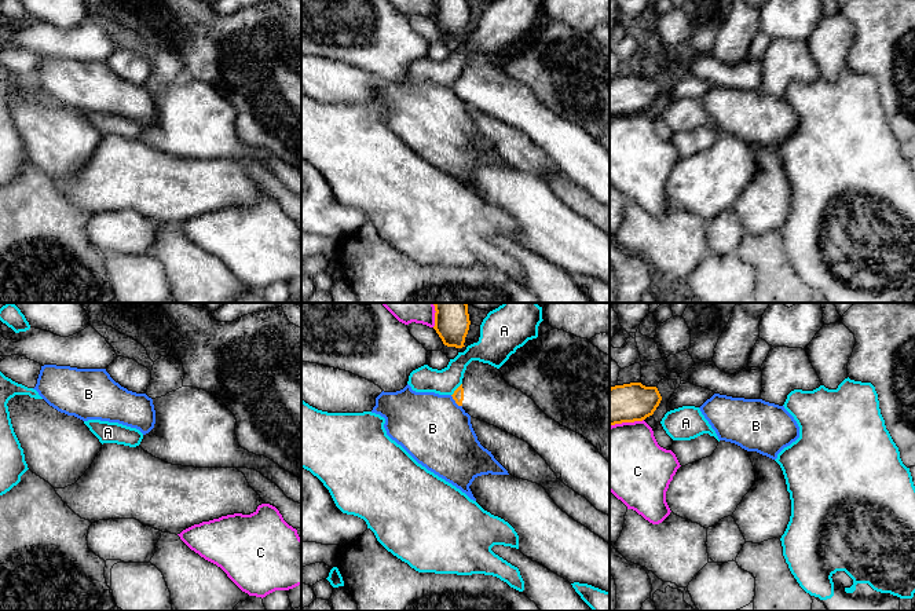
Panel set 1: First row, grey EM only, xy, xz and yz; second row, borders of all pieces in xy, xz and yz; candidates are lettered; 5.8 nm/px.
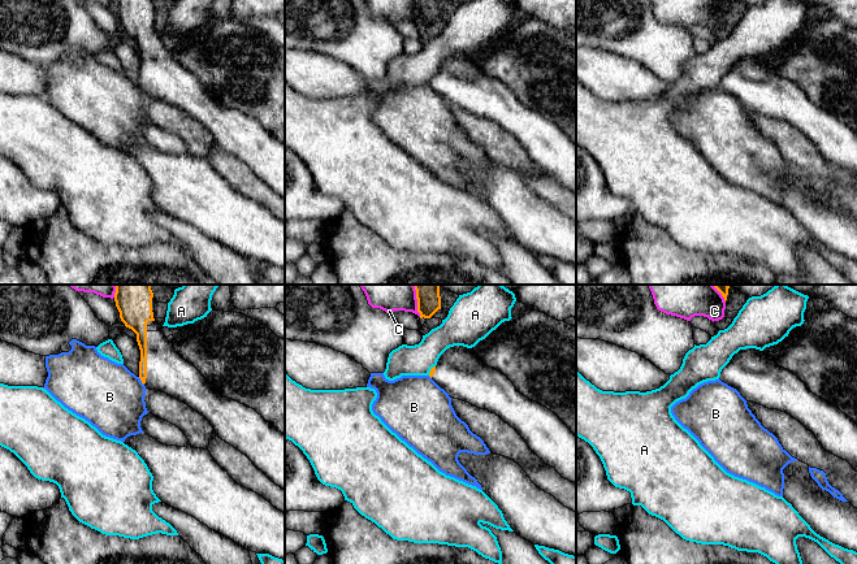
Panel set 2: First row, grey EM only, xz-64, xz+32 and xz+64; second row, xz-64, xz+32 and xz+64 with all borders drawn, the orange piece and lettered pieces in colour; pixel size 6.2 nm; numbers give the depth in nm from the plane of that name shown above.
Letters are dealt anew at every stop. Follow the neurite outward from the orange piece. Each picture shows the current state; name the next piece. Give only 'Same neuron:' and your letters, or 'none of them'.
Same neuron: none of them

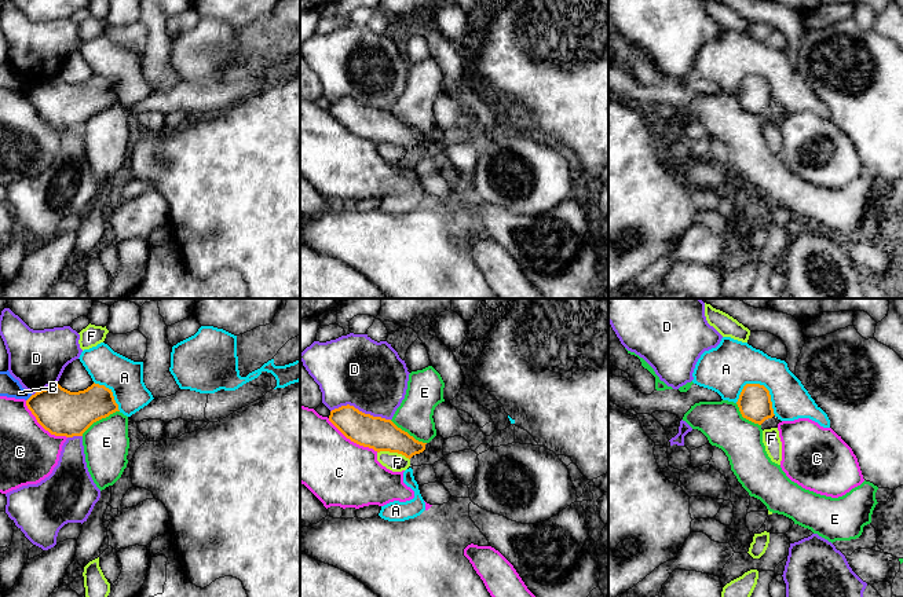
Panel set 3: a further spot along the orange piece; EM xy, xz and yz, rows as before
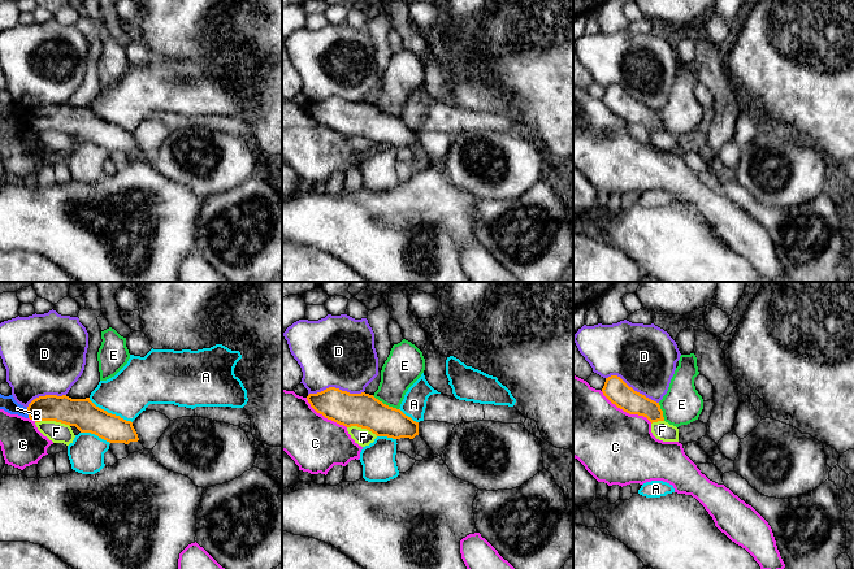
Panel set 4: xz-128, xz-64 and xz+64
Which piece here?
Same neuron: none of them

